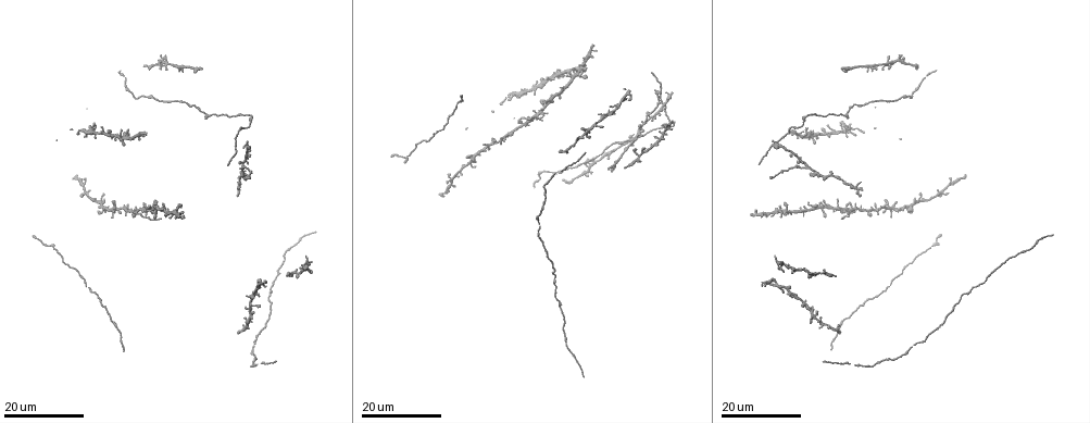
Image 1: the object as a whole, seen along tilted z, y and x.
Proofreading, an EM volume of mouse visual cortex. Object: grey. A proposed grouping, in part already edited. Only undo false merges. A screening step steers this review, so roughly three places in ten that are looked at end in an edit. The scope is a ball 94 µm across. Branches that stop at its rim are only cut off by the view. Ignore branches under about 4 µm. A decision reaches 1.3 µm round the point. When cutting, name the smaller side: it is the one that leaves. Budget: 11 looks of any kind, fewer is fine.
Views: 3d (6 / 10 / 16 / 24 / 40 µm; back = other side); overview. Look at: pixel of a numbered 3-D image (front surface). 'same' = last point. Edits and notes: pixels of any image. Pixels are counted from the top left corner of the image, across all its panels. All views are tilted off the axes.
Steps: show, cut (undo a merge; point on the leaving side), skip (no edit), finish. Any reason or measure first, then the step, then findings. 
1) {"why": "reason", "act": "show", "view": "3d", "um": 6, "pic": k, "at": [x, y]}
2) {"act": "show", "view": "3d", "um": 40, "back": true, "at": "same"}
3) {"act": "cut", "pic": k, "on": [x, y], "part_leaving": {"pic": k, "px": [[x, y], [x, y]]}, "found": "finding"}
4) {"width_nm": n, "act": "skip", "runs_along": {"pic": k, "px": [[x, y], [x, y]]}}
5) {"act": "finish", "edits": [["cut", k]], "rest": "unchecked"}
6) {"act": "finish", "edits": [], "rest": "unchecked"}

{"why": "two arms in line, one across", "act": "show", "view": "3d", "um": 24, "pic": 1, "at": [644, 124]}

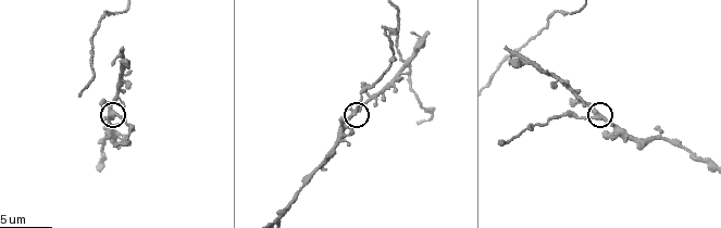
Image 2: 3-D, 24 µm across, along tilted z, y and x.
{"act": "show", "view": "3d", "um": 6, "pic": 2, "at": [595, 112]}

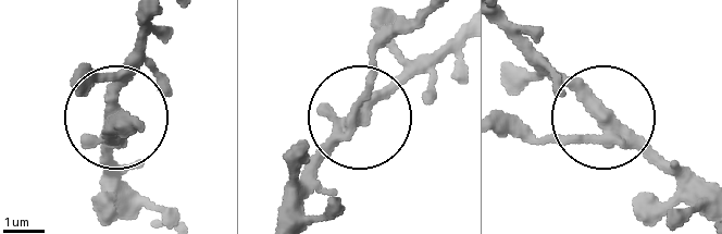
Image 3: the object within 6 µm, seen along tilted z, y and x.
{"why": "from behind", "act": "show", "view": "3d", "um": 6, "back": true, "pic": 3, "at": [357, 121]}

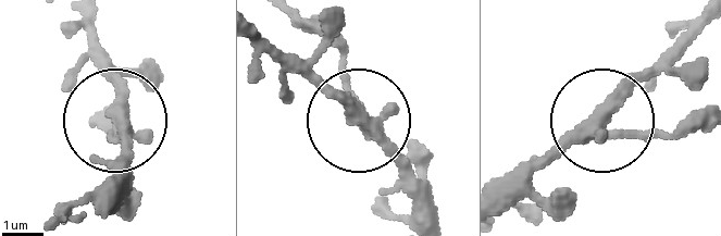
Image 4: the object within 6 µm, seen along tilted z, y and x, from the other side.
{"side_arm_um": 12, "act": "cut", "pic": 4, "on": [343, 66], "part_leaving": {"pic": 4, "px": [[365, 123], [342, 53], [295, 23]]}, "found": "a second neuron is stuck on"}

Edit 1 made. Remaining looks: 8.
{"why": "redraw", "act": "show", "view": "overview"}

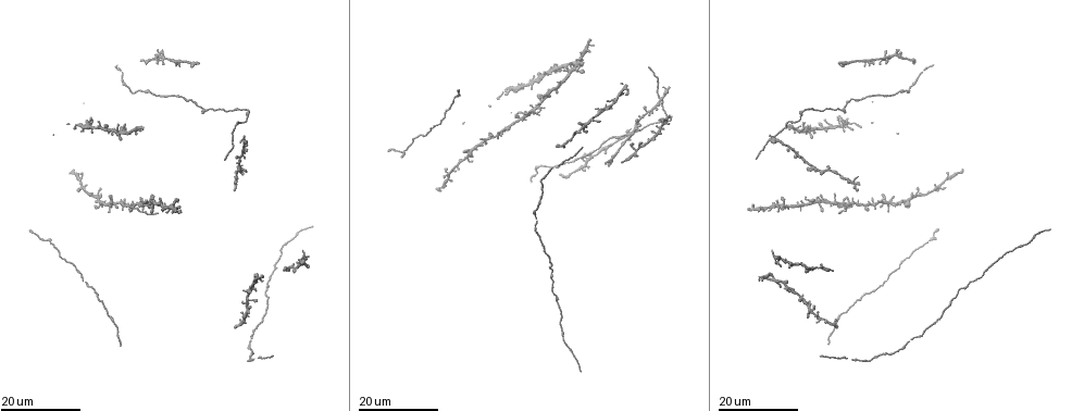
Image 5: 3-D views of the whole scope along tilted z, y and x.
{"why": "four or more arms meet", "act": "show", "view": "3d", "um": 24, "pic": 5, "at": [886, 199]}

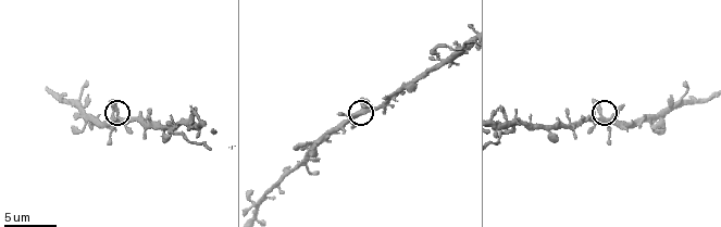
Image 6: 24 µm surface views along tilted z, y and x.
{"act": "show", "view": "3d", "um": 6, "pic": 6, "at": [601, 116]}

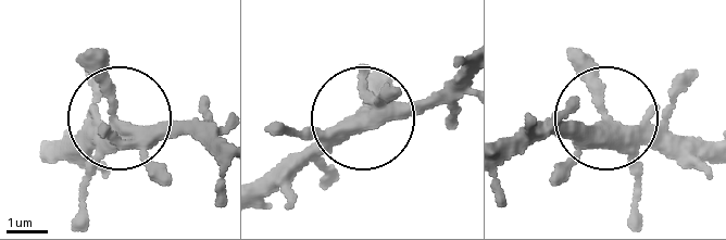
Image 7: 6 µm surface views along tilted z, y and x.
{"why": "from behind", "act": "show", "view": "3d", "um": 6, "back": true, "pic": 7, "at": [604, 118]}

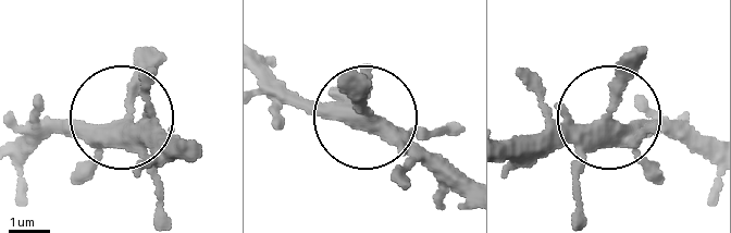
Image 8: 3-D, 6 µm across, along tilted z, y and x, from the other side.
{"width_nm": 300, "act": "skip", "runs_along": {"pic": 8, "px": [[510, 143], [570, 144], [640, 123], [640, 96]]}, "found": "one neuron here"}

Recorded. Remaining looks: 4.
{"why": "four arms meet", "act": "show", "view": "3d", "um": 10, "pic": 6, "at": [254, 202]}

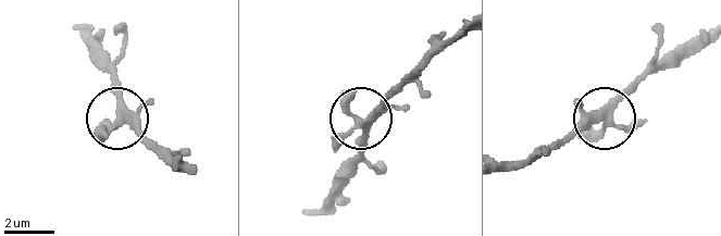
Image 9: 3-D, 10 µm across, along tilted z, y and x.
{"arms": 4, "act": "skip", "runs_along": {"pic": 9, "px": [[179, 163], [160, 158], [121, 120], [119, 92], [104, 63]]}, "found": "continuous, no second neuron"}

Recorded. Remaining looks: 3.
{"why": "three-way junction", "act": "show", "view": "3d", "um": 10, "pic": 6, "at": [298, 165]}

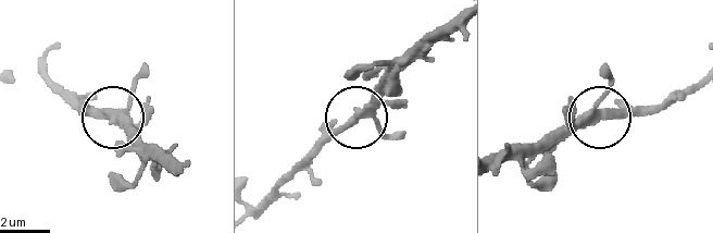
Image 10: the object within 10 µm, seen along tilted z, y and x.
{"act": "show", "view": "3d", "um": 10, "back": true, "pic": 10, "at": [110, 115]}

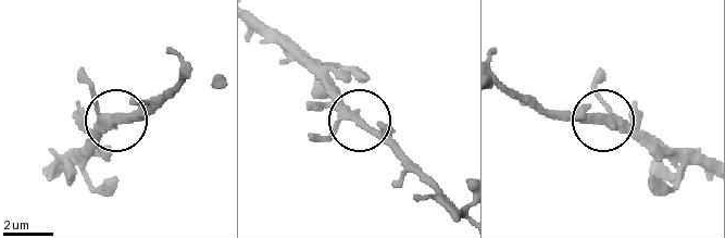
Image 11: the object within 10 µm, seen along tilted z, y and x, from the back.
{"arms": 3, "act": "skip", "runs_along": {"pic": 11, "px": [[353, 118], [382, 136], [402, 159]]}, "found": "one neuron here"}

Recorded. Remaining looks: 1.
{"act": "finish", "edits": [["cut", 4]], "rest": "unchecked"}

